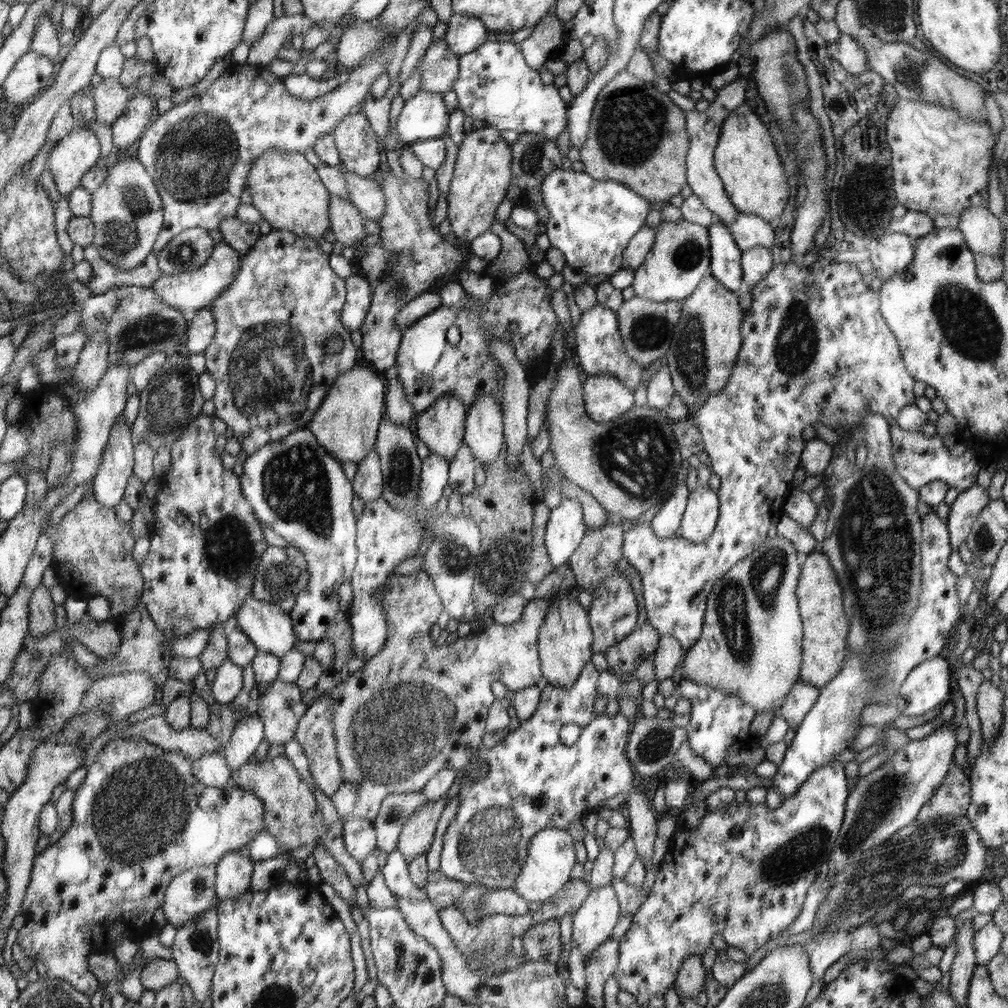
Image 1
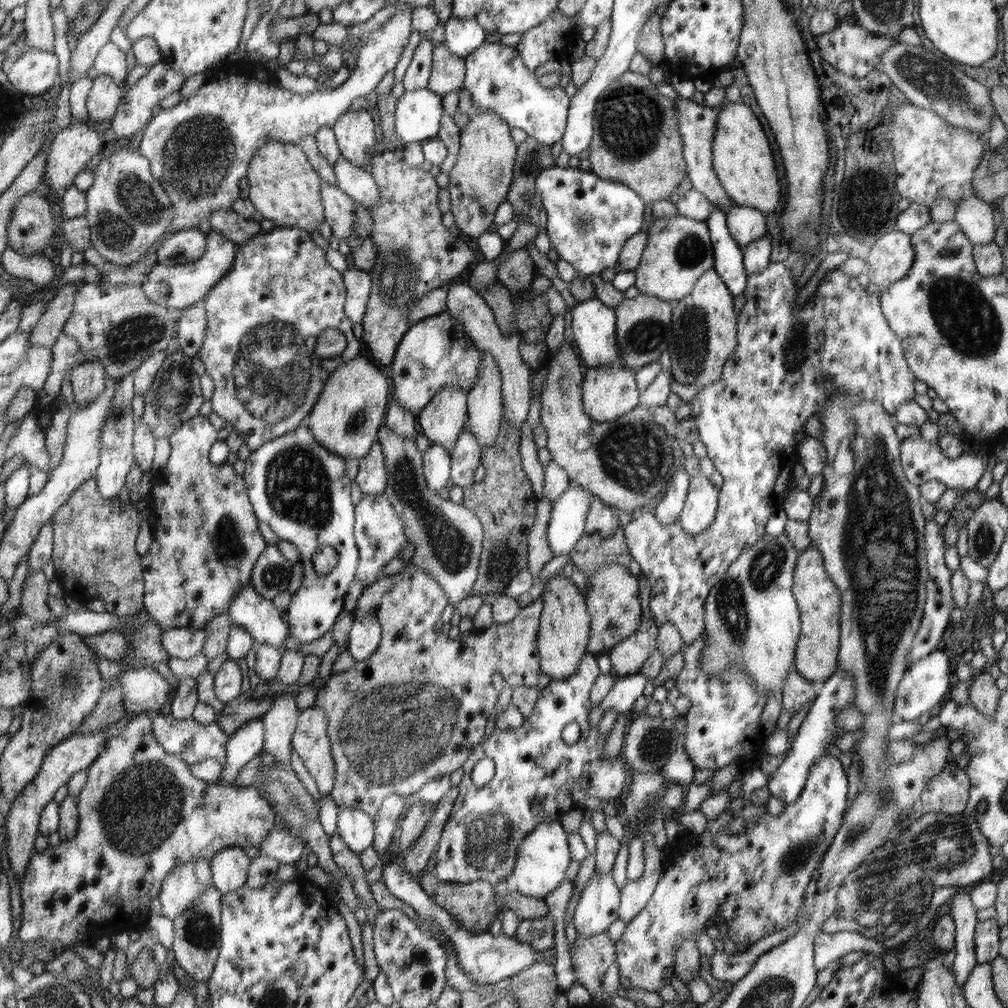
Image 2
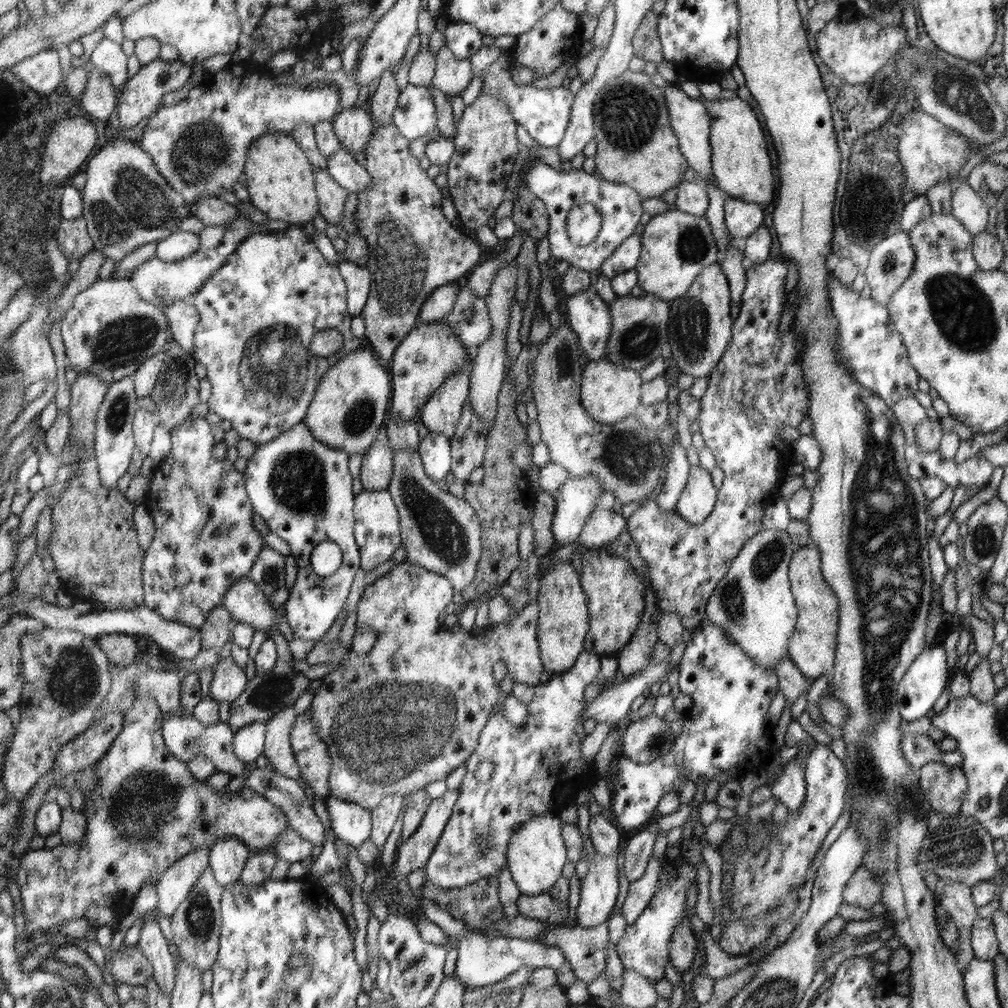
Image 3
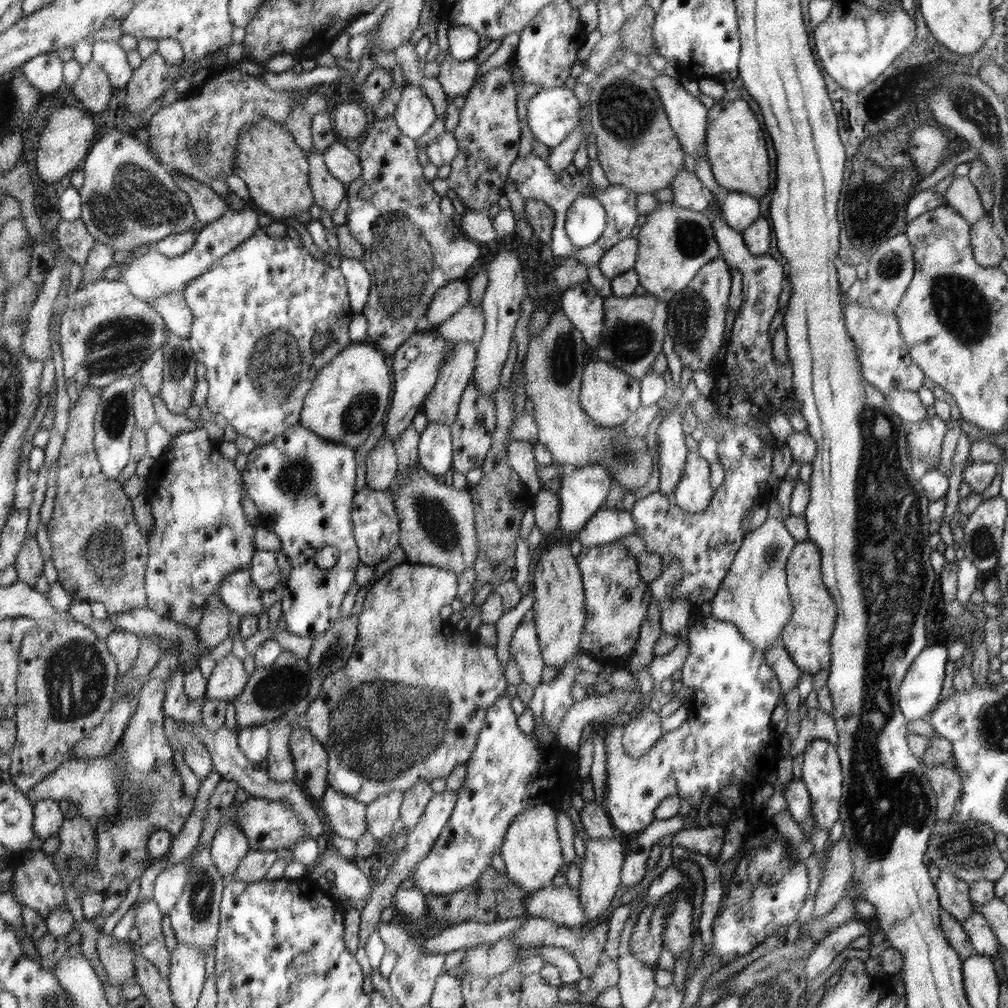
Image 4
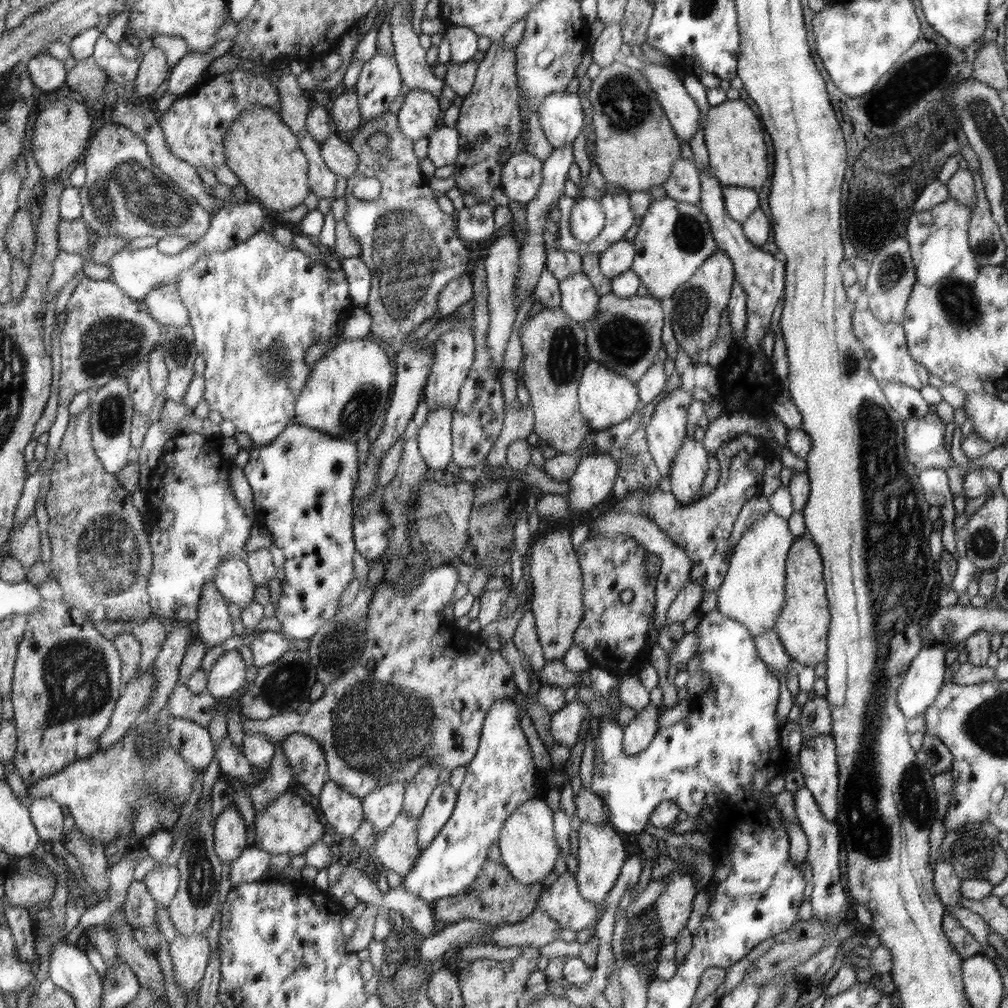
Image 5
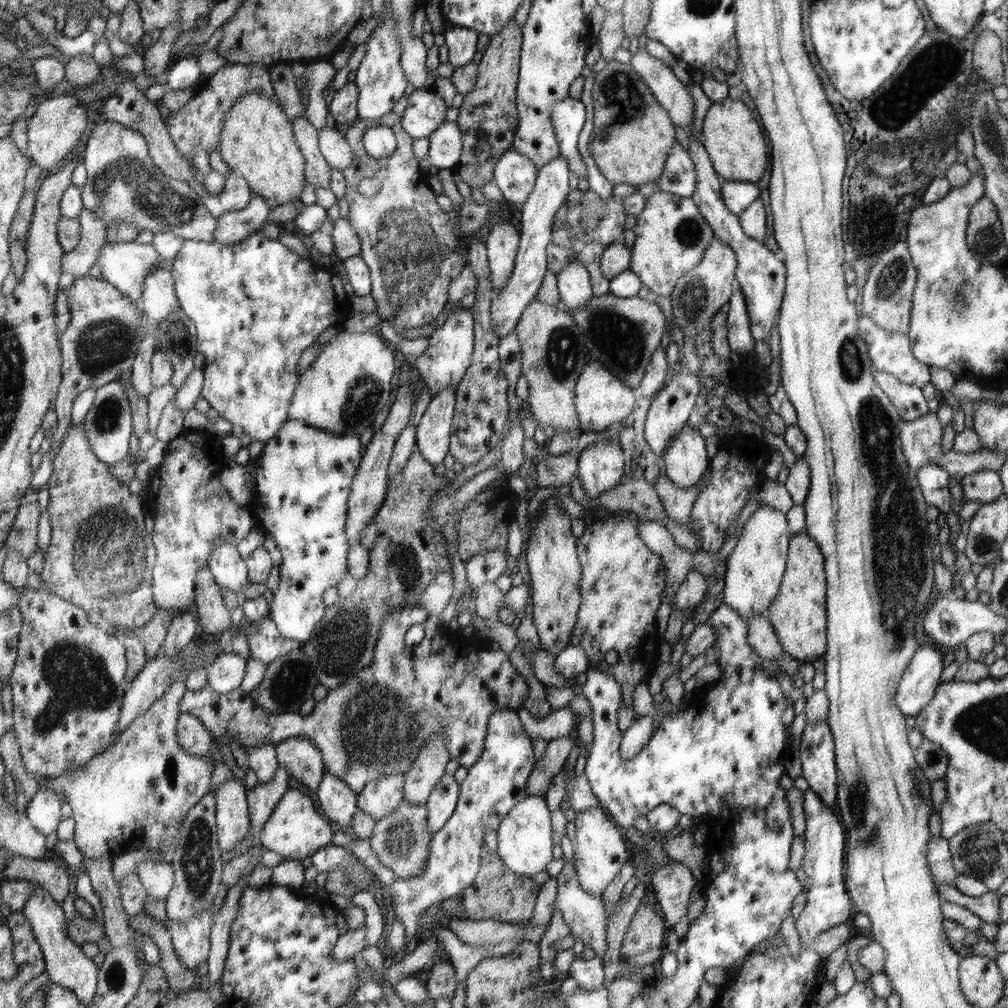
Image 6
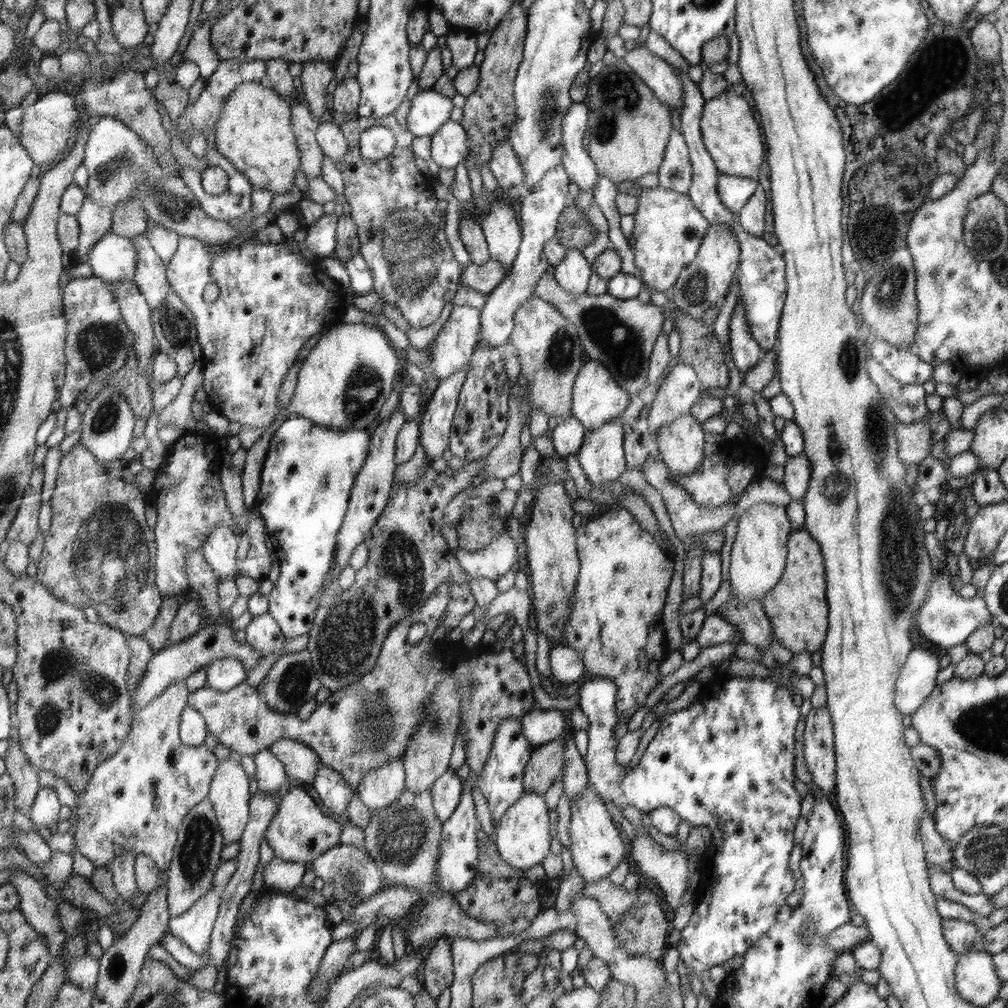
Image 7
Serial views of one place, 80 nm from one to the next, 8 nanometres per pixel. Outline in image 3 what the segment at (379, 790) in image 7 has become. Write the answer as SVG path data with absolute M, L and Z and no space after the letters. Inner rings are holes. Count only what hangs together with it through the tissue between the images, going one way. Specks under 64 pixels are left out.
M392 793L383 798L380 805L370 812L372 830L369 838L381 851L403 807L403 795Z

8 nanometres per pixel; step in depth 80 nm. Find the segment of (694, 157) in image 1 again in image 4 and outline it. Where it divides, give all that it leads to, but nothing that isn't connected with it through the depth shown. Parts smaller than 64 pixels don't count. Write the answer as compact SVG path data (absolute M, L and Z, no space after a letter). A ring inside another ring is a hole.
M659 73L652 82L659 91L671 127L675 130L684 152L696 158L707 152L707 109L689 93L676 78Z

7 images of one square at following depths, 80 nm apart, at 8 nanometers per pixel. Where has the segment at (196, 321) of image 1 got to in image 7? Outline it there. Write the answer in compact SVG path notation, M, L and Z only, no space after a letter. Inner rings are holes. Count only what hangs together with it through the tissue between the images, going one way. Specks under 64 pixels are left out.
M145 234L130 237L130 242L136 248L139 256L138 270L135 272L135 285L140 294L147 300L152 309L165 303L171 292L171 286L166 276L166 264L160 260L152 249Z

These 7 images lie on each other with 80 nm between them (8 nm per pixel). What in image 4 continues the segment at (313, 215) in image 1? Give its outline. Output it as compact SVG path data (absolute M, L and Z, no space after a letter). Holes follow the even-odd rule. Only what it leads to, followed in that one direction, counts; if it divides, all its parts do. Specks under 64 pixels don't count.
M263 116L241 132L233 172L246 183L252 206L274 220L287 219L314 204L315 196L308 184L308 161L288 129Z

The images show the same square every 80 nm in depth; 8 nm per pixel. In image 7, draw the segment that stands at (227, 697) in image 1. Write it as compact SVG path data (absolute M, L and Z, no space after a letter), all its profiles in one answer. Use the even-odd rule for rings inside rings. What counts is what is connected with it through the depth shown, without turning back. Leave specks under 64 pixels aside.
M234 657L216 659L204 669L207 672L207 687L212 690L229 692L244 683L247 678L244 663Z

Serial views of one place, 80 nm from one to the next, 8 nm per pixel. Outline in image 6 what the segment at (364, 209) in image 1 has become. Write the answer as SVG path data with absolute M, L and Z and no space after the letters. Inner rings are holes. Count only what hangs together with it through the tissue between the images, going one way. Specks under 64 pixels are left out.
M325 127L317 134L319 149L326 162L334 170L346 170L353 161L352 147L338 128Z

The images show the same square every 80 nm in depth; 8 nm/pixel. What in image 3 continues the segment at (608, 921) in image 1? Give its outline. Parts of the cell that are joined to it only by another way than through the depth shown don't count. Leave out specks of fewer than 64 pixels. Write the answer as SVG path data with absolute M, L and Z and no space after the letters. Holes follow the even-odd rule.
M597 850L594 856L582 879L576 908L576 922L582 928L594 928L607 922L617 912L623 896L619 888L617 856L600 856Z

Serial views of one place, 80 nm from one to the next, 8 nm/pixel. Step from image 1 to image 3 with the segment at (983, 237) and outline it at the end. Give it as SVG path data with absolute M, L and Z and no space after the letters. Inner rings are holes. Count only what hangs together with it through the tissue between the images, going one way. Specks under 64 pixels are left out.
M965 179L955 182L950 202L952 206L950 214L962 223L972 237L986 231L988 211L991 208L984 204L979 194L976 194Z

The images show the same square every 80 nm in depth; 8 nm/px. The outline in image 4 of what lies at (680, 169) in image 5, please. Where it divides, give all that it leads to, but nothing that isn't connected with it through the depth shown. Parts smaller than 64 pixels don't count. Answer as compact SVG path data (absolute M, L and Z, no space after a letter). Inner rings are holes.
M681 170L669 188L672 190L674 205L708 215L707 192L694 173Z

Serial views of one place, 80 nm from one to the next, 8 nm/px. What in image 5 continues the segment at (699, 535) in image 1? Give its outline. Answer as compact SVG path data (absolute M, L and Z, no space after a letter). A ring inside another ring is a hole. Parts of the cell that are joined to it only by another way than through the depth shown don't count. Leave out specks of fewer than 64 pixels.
M687 436L683 445L677 452L671 473L669 474L672 491L670 498L672 503L692 505L702 499L700 487L708 472L708 453L702 445L702 441L693 436Z

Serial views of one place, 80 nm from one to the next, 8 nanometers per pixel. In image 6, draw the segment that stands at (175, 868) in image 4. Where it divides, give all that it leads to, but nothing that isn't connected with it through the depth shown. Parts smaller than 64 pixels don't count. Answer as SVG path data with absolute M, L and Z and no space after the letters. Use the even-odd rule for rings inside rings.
M157 859L143 860L137 866L136 874L140 877L147 893L158 900L166 900L174 886L175 874L172 863Z

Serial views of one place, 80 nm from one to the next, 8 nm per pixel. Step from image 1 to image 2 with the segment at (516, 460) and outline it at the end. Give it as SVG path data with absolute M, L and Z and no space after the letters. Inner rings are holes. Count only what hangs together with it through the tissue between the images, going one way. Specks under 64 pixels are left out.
M468 282L454 283L447 289L447 312L450 316L458 319L460 328L470 338L470 342L478 349L487 350L497 362L501 374L501 403L503 404L503 418L513 428L522 428L527 422L527 414L532 398L530 397L530 374L531 368L522 361L518 347L520 341L517 337L506 338L496 325L492 309L482 299L480 293L476 292Z

